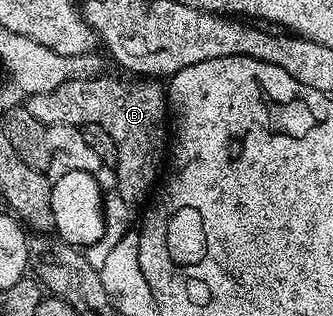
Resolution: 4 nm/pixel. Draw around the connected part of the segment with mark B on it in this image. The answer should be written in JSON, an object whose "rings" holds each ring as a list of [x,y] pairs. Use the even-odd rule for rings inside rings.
{"rings":[[[97,75],[91,79],[79,77],[62,83],[49,93],[31,94],[26,107],[34,119],[47,126],[54,123],[81,127],[97,125],[107,131],[110,139],[114,139],[114,147],[118,147],[118,163],[114,166],[115,192],[120,193],[128,205],[140,207],[157,188],[156,176],[160,173],[160,164],[166,161],[166,146],[170,141],[166,89],[156,79],[140,79],[137,85],[127,85],[120,77],[104,76]]]}

